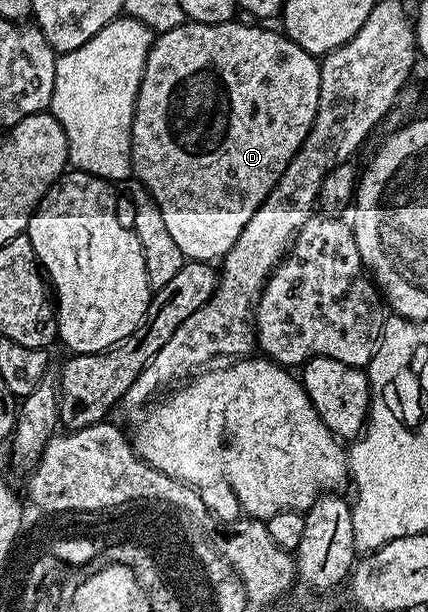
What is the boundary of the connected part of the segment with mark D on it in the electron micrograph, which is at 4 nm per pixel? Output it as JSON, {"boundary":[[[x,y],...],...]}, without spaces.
{"boundary":[[[186,21],[180,23],[175,29],[160,32],[154,38],[151,49],[147,53],[147,61],[143,69],[143,77],[139,85],[139,93],[137,94],[137,104],[133,110],[133,170],[132,174],[139,180],[145,188],[151,193],[151,197],[155,201],[155,205],[159,205],[159,213],[163,213],[163,222],[166,223],[167,229],[171,232],[171,237],[175,241],[175,245],[179,245],[179,249],[185,254],[186,260],[196,261],[199,263],[213,263],[214,261],[224,260],[225,254],[231,249],[231,245],[235,245],[235,241],[239,241],[239,233],[243,233],[243,225],[247,225],[247,221],[251,221],[251,217],[255,217],[255,209],[259,209],[259,205],[263,205],[263,201],[271,193],[271,189],[275,189],[275,185],[279,181],[279,177],[283,177],[283,173],[287,169],[287,165],[291,165],[291,161],[295,157],[295,153],[303,145],[303,141],[309,136],[311,125],[317,116],[319,109],[319,77],[321,76],[321,65],[318,56],[307,53],[295,41],[291,41],[289,36],[280,30],[268,31],[268,26],[253,25],[257,27],[248,27],[245,23],[237,23],[238,21],[230,21],[228,23],[195,23]]]}

